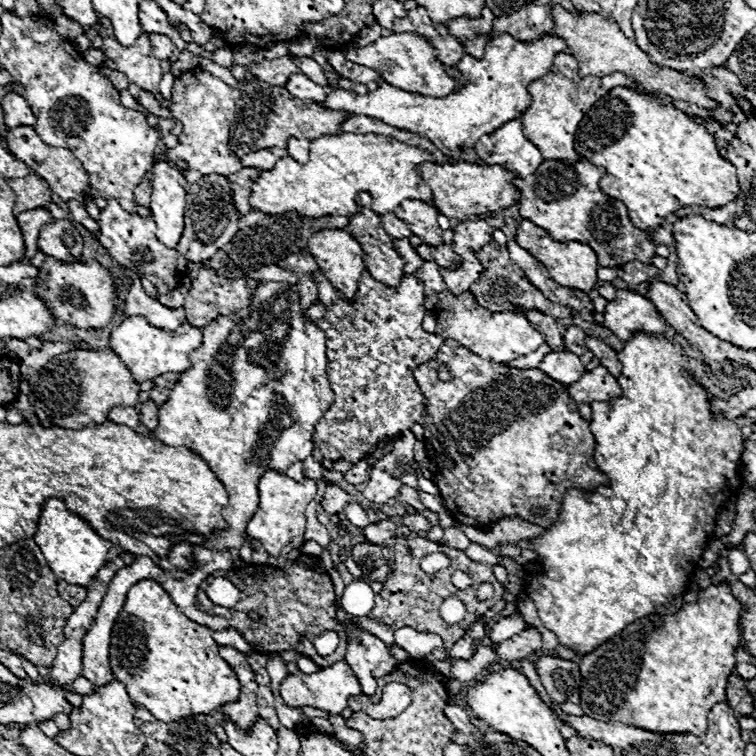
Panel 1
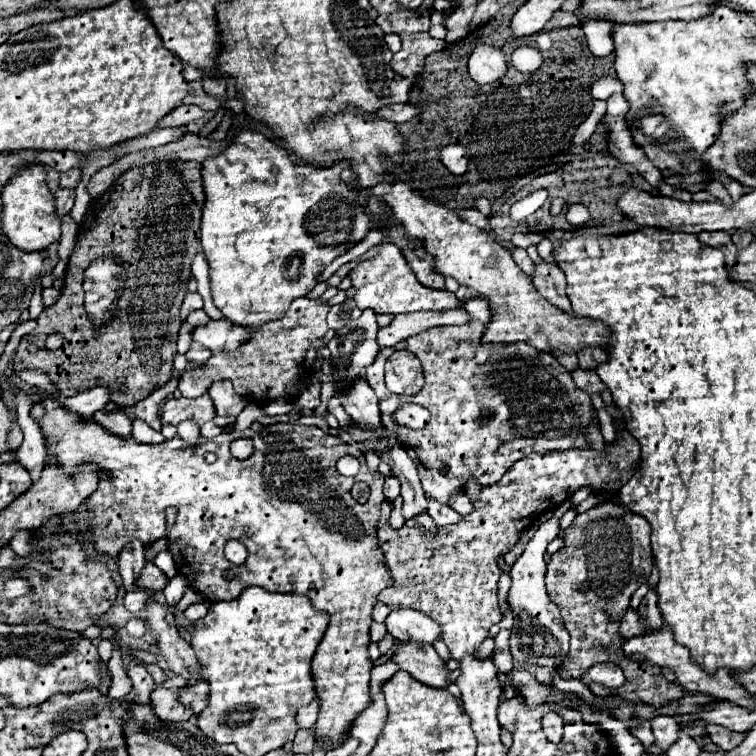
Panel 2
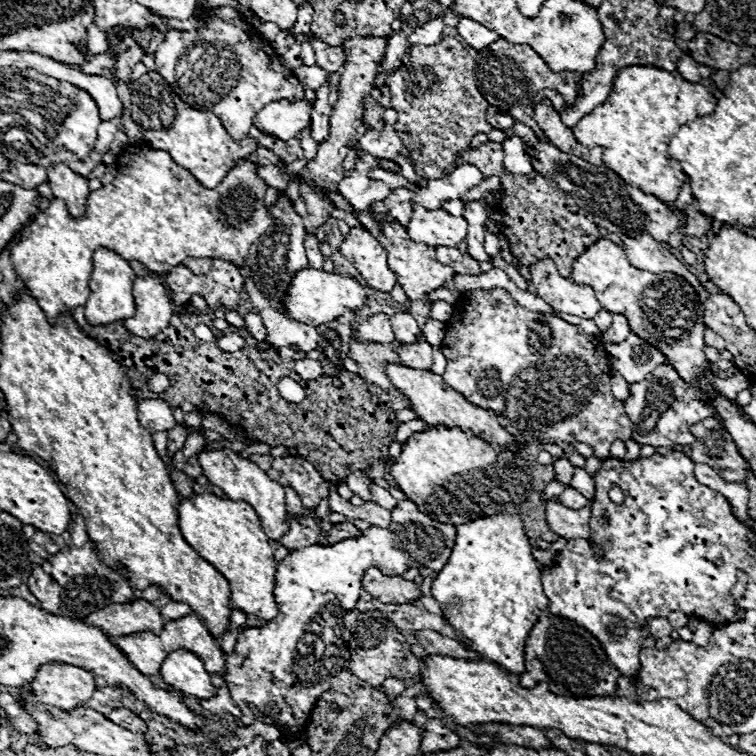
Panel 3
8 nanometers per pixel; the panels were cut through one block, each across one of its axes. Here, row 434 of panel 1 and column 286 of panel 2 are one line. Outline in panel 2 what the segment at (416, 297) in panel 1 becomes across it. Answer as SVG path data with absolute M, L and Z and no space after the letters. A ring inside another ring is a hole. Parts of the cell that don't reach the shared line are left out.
M306 296L296 298L282 320L268 322L262 328L258 328L250 342L242 344L232 352L212 354L206 368L186 370L180 378L178 390L182 392L184 398L198 398L208 392L212 382L224 378L230 380L234 384L234 390L240 396L248 398L250 402L270 402L276 398L296 396L298 384L312 374L318 352L322 350L320 338L328 330L326 324L328 310L330 306L322 304L320 298L318 300L310 300Z

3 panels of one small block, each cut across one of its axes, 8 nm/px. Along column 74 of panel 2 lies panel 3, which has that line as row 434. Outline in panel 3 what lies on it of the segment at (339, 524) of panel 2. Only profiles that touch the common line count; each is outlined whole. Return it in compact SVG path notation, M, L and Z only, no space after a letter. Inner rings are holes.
M430 426L426 432L412 434L402 444L402 454L396 458L396 462L390 466L390 474L396 480L398 488L406 494L408 500L412 500L428 518L436 522L448 522L448 524L464 524L472 522L476 518L484 516L496 516L500 512L504 514L518 514L524 522L524 530L530 536L530 540L542 538L546 542L556 542L560 536L550 532L546 524L546 502L544 490L554 480L554 462L564 456L564 450L556 444L534 444L532 446L532 462L520 458L516 452L500 452L494 450L488 442L476 436L464 434L460 428L446 428L446 426ZM546 450L552 456L550 464L538 462L538 452Z

